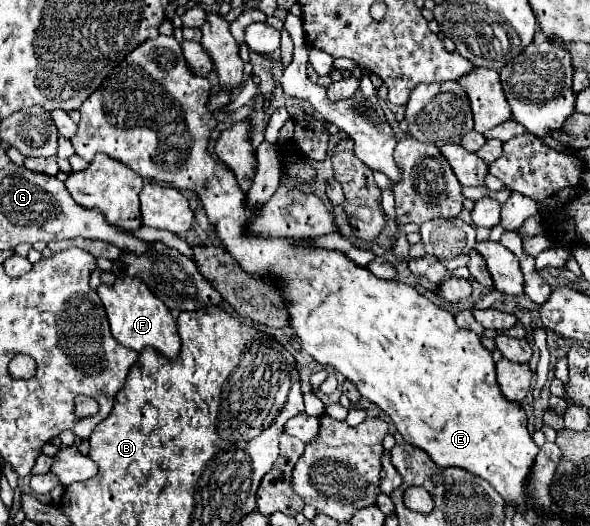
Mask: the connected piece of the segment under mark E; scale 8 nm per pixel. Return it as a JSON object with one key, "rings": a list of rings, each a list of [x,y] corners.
{"rings":[[[159,35],[157,39],[147,39],[143,41],[139,47],[135,47],[101,83],[101,87],[97,91],[93,91],[89,95],[89,99],[83,101],[83,105],[79,107],[79,113],[81,113],[81,121],[79,121],[79,127],[77,127],[77,133],[71,137],[71,143],[75,147],[75,153],[79,157],[83,157],[85,161],[93,161],[93,157],[97,153],[105,153],[113,159],[117,159],[119,163],[127,165],[129,169],[133,169],[137,175],[145,177],[145,179],[153,179],[155,183],[165,183],[165,185],[171,185],[175,189],[189,189],[193,193],[199,195],[201,203],[203,203],[203,209],[207,213],[207,219],[209,223],[215,227],[215,233],[217,233],[217,239],[219,243],[225,247],[225,251],[241,265],[241,269],[245,269],[245,273],[249,275],[269,275],[269,277],[275,277],[277,283],[279,283],[279,291],[287,303],[287,311],[289,311],[289,325],[293,327],[293,331],[297,333],[303,349],[319,363],[319,365],[325,365],[325,367],[331,367],[335,369],[337,373],[341,373],[345,379],[349,379],[357,389],[359,393],[375,403],[379,409],[383,409],[389,419],[395,423],[397,431],[403,435],[403,439],[423,451],[429,453],[429,457],[439,465],[439,467],[461,467],[473,475],[479,475],[481,479],[489,481],[497,493],[511,503],[511,507],[515,509],[525,509],[525,503],[523,503],[523,483],[527,481],[529,477],[529,467],[533,465],[533,457],[537,455],[537,445],[533,443],[529,431],[527,431],[527,415],[525,411],[521,409],[521,405],[513,405],[513,401],[505,401],[505,397],[501,397],[501,389],[497,389],[497,379],[495,379],[495,363],[491,359],[491,351],[487,351],[483,345],[481,345],[481,339],[473,333],[473,331],[467,331],[467,329],[461,329],[457,327],[455,323],[455,317],[451,311],[447,309],[441,309],[437,307],[433,301],[429,301],[425,295],[417,293],[417,289],[413,285],[405,285],[405,283],[399,283],[399,281],[385,281],[385,279],[377,279],[369,269],[365,267],[359,267],[355,265],[345,253],[341,251],[331,251],[331,249],[319,249],[319,247],[313,247],[309,239],[289,239],[289,237],[259,237],[259,235],[249,235],[245,233],[247,231],[247,223],[249,219],[259,211],[257,207],[249,207],[245,201],[247,201],[247,195],[241,191],[237,179],[235,179],[235,173],[231,169],[227,169],[221,161],[215,161],[213,155],[209,153],[209,137],[211,137],[211,131],[217,127],[217,117],[207,109],[207,101],[209,101],[209,95],[211,95],[211,85],[209,85],[209,79],[207,77],[201,77],[201,75],[195,75],[189,71],[187,67],[187,61],[183,57],[183,51],[181,51],[181,45],[177,43],[175,37],[165,37],[165,35]]]}

